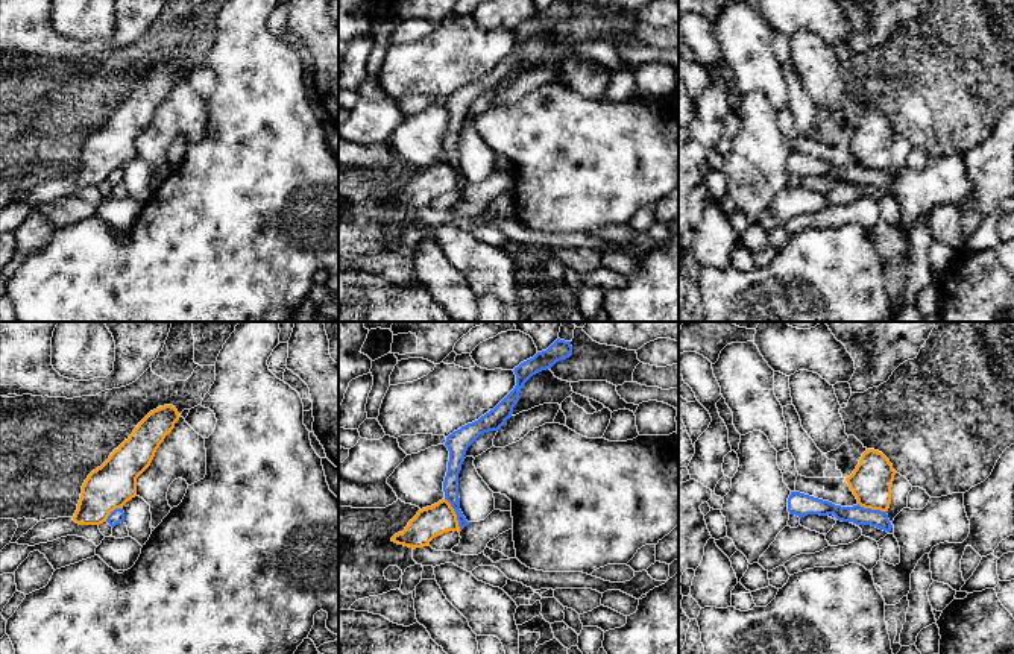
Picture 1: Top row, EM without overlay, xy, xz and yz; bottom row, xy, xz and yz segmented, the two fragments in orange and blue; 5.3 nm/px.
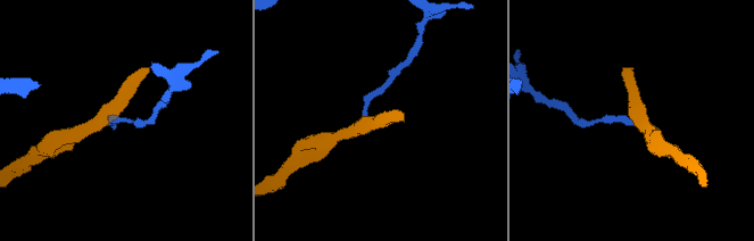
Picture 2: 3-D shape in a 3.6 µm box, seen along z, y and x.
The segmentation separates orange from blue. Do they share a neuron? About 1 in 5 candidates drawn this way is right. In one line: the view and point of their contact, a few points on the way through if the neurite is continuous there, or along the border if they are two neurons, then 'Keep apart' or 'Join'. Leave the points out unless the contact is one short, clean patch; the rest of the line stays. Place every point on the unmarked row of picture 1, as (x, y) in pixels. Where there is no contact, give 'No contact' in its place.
Touches orange at xz (456, 175). Boundary: xz (445, 158), (456, 175), (460, 190). Keep apart

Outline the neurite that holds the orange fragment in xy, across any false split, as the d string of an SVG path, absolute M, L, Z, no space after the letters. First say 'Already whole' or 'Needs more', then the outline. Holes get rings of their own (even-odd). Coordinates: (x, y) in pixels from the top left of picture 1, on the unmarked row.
Already whole. M173 65L150 71L129 99L88 135L73 181L79 185L100 185L115 168L135 158L137 138L150 126L179 77Z

